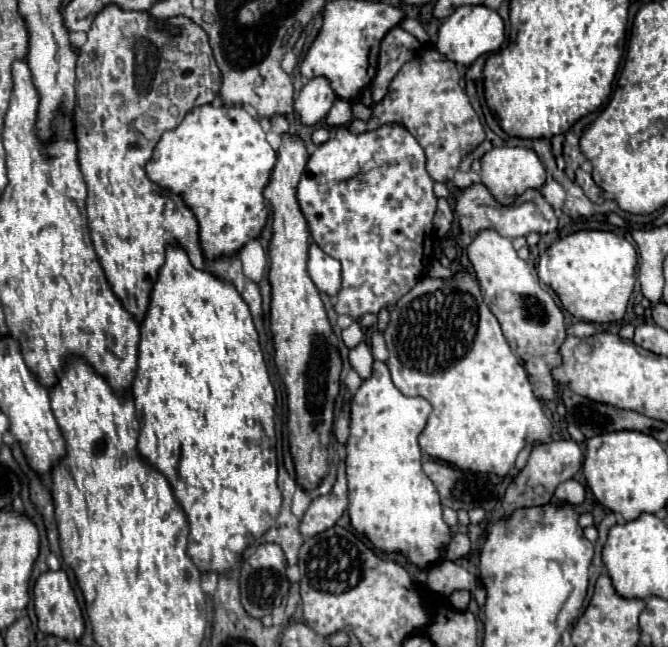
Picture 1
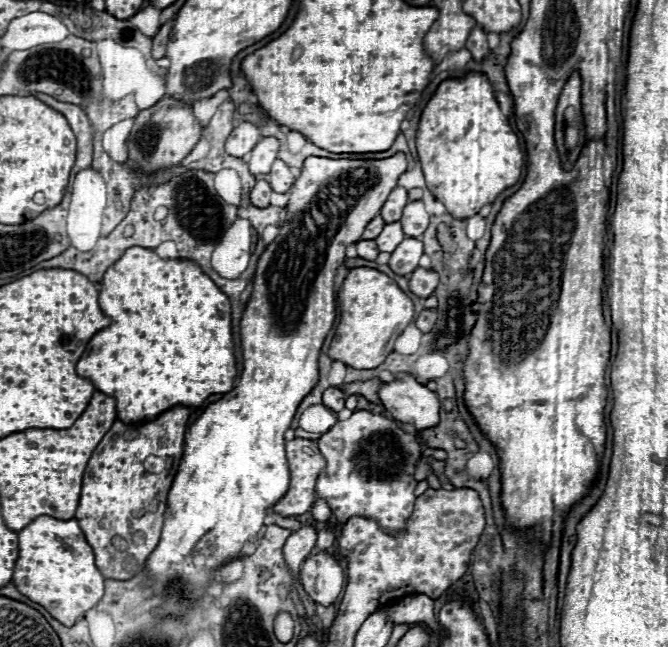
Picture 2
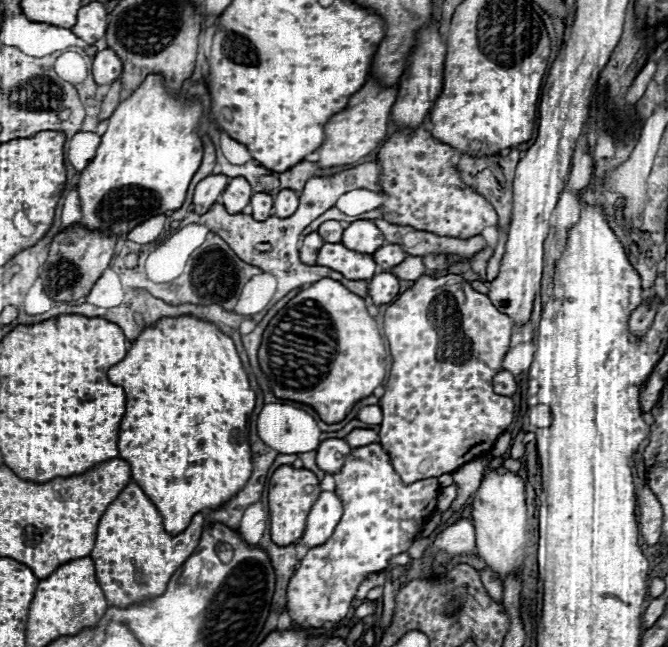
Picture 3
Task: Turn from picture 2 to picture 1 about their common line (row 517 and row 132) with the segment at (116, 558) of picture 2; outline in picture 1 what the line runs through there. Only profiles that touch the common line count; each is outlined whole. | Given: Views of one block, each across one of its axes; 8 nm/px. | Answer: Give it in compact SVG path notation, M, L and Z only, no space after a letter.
M104 6L104 10L100 10L100 14L94 18L92 22L92 28L88 30L88 40L86 44L80 48L80 54L78 54L78 62L76 62L76 106L74 106L74 132L76 132L76 140L78 140L78 164L80 164L80 170L84 174L84 182L88 186L88 200L86 200L86 212L88 212L88 230L90 230L90 236L92 236L92 244L94 244L94 250L98 254L98 260L106 272L106 278L114 290L114 294L122 300L124 308L140 322L146 314L146 308L148 308L148 300L150 300L150 290L152 290L152 284L158 276L158 270L160 266L164 264L164 248L166 244L174 244L178 242L182 248L186 248L188 256L190 256L190 262L196 266L196 268L204 268L204 256L202 256L202 250L200 250L200 238L198 238L198 220L194 216L194 212L188 208L188 204L174 192L158 186L156 182L152 182L148 176L146 176L146 162L152 158L152 152L160 140L160 136L166 132L166 130L174 130L182 120L184 116L196 108L198 104L210 104L218 92L220 92L220 68L216 66L216 58L212 58L212 48L210 48L210 42L208 42L208 34L204 34L204 28L202 26L196 26L196 22L188 22L188 18L172 18L172 22L166 22L166 26L174 26L178 28L178 34L172 34L168 32L166 28L160 28L156 18L148 18L148 12L142 12L142 10L120 10L120 6Z

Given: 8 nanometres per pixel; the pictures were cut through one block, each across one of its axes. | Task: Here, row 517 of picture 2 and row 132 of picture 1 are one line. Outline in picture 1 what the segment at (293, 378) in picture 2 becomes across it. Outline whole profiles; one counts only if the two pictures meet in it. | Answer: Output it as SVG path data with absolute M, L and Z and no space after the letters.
M240 104L234 106L196 106L190 110L176 130L162 134L160 142L154 148L154 156L146 164L146 174L152 182L168 188L170 192L184 198L190 210L196 214L200 224L200 244L208 258L236 254L250 238L258 238L266 218L266 202L262 190L268 184L270 170L276 164L276 152L266 140L266 132L260 122L250 116Z

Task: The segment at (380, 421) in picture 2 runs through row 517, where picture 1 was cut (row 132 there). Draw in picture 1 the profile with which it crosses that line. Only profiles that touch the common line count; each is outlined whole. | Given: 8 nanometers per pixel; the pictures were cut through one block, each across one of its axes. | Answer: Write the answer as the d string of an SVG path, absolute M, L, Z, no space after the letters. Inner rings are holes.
M384 124L384 126L380 126L380 128L376 128L376 130L372 130L372 132L362 132L362 134L356 134L356 132L352 132L352 130L348 130L348 126L338 126L338 128L336 128L336 130L334 130L334 136L332 136L332 138L330 138L330 140L328 140L328 142L324 142L324 144L320 144L320 146L316 146L316 148L314 148L314 152L312 152L312 156L310 156L310 160L308 160L308 164L306 164L306 172L304 172L304 174L302 174L302 178L300 178L300 184L298 184L298 202L300 202L300 208L302 208L302 212L304 212L304 216L306 216L306 220L308 220L308 226L310 226L310 234L312 234L312 240L314 240L314 242L316 242L316 244L318 244L318 246L320 246L320 248L322 248L322 250L324 250L324 252L326 252L326 254L328 254L328 256L332 256L332 258L336 258L336 260L340 260L340 264L342 264L342 290L340 290L340 294L338 294L338 302L336 302L336 312L338 312L338 314L348 314L348 316L352 316L352 318L354 318L354 320L358 320L358 318L360 318L360 316L364 316L364 314L366 314L366 312L372 312L372 314L378 314L378 312L380 312L380 310L384 310L384 308L392 308L392 306L396 306L396 302L398 302L398 300L400 300L400 298L402 298L402 296L404 296L404 294L406 294L406 292L408 292L408 290L410 290L410 288L412 288L412 286L416 286L416 282L418 282L418 280L420 280L420 276L422 276L422 272L426 272L426 268L428 268L428 266L430 266L430 262L432 262L432 258L434 258L434 226L432 226L432 218L434 218L434 212L436 212L436 202L438 202L438 198L436 198L436 196L434 196L434 190L432 190L432 188L434 188L434 180L432 180L432 178L430 178L430 174L428 174L428 172L426 172L426 154L424 154L424 150L422 150L422 146L420 146L420 144L418 144L418 142L416 142L416 138L414 138L414 136L412 136L412 134L410 134L410 132L408 132L408 130L406 130L406 128L404 128L404 126L400 126L400 124ZM326 170L368 170L368 172L358 172L358 174L356 174L356 176L352 176L352 178L348 178L348 180L338 180L338 182L328 182L328 180L326 180ZM326 182L328 182L328 184L330 184L330 188L328 188L328 190L326 190L326 192L322 192L322 190L320 190L320 184L326 184Z

